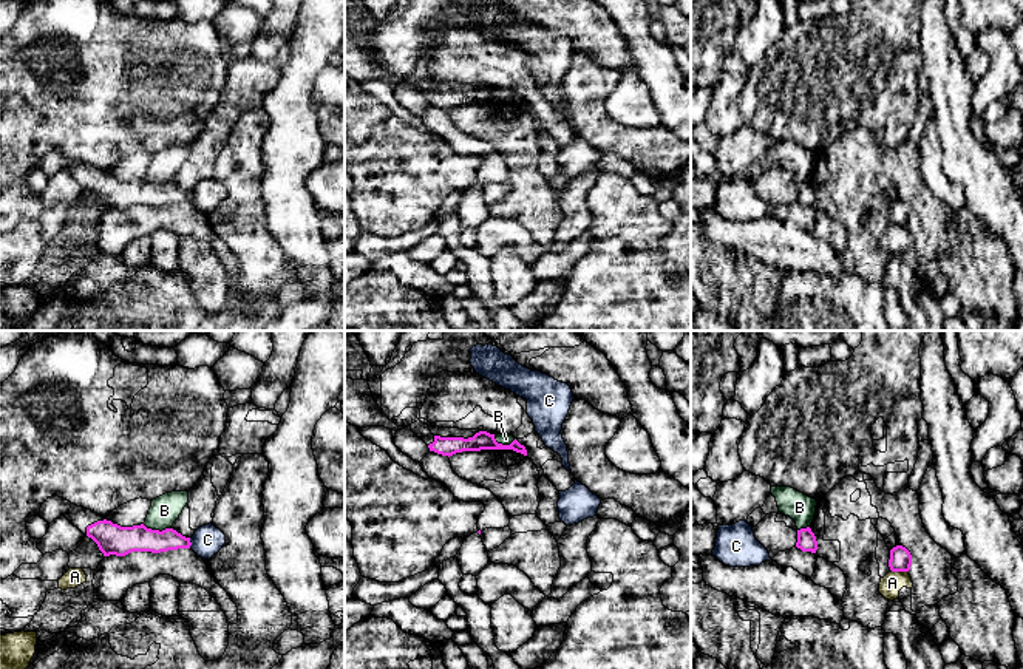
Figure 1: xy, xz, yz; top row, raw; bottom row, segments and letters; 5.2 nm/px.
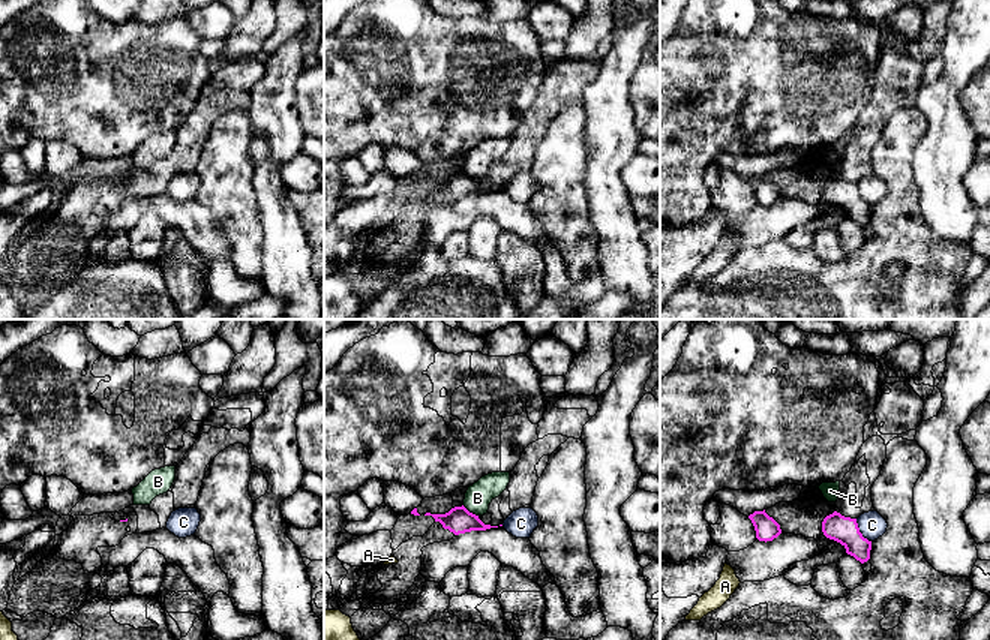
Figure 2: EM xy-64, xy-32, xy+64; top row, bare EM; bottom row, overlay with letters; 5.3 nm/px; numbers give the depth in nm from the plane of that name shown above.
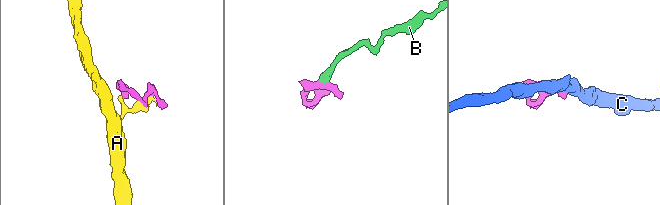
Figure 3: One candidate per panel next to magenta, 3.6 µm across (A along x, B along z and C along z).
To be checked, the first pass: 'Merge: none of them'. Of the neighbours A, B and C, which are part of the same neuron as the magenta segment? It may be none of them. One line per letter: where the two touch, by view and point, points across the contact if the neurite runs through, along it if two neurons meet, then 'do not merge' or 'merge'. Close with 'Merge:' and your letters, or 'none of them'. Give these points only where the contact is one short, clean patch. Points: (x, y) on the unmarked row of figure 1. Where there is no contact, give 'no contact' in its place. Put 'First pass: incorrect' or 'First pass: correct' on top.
First pass: correct
A: yz (900, 224) | along yz (892, 224), (907, 226) | do not merge
B: xy (156, 184) | along xy (142, 178), (159, 184), (170, 183) | do not merge
C: xy (190, 196) | along xy (189, 192), (190, 201) | do not merge
Merge: none of them

